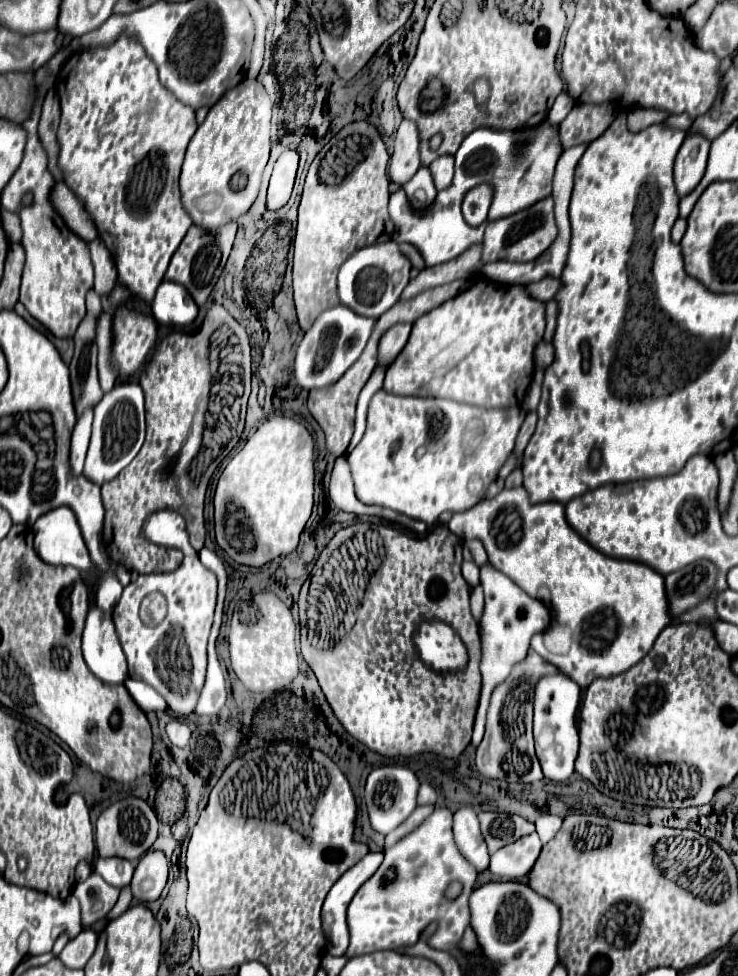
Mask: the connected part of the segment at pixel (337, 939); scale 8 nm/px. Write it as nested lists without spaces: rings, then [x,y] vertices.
[[[369,852],[357,866],[349,868],[329,890],[323,904],[323,932],[327,938],[327,952],[331,956],[343,956],[349,946],[349,930],[347,930],[347,906],[355,892],[365,884],[381,866],[383,854]]]

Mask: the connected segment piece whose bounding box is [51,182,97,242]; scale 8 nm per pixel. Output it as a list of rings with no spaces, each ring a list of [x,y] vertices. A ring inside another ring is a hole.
[[[59,182],[53,188],[51,202],[53,202],[57,214],[63,218],[63,222],[67,224],[67,228],[73,234],[83,238],[85,242],[91,242],[97,238],[97,230],[95,230],[91,214],[85,210],[85,206],[79,202],[79,198],[75,198],[75,194],[67,188],[65,182]]]

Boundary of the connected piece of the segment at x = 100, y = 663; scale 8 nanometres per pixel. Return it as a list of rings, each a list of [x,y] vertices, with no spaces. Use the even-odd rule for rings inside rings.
[[[89,606],[81,636],[83,660],[89,670],[107,684],[121,684],[127,678],[127,662],[109,614]]]

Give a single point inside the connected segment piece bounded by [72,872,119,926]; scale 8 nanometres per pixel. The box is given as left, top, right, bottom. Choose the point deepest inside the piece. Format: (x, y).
(96, 897)

